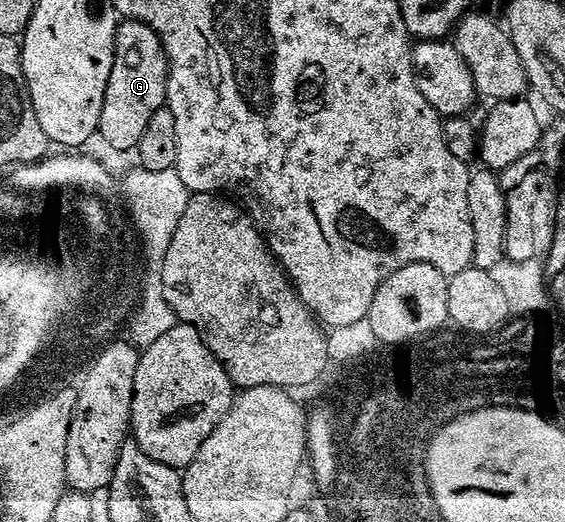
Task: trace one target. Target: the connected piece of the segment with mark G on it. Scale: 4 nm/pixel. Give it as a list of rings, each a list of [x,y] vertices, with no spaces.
[[[124,20],[116,28],[116,59],[110,68],[110,80],[106,80],[106,96],[102,100],[102,116],[99,131],[110,144],[112,152],[119,150],[135,151],[138,139],[142,136],[150,116],[165,105],[168,97],[168,58],[164,55],[164,45],[160,37],[145,22]]]

